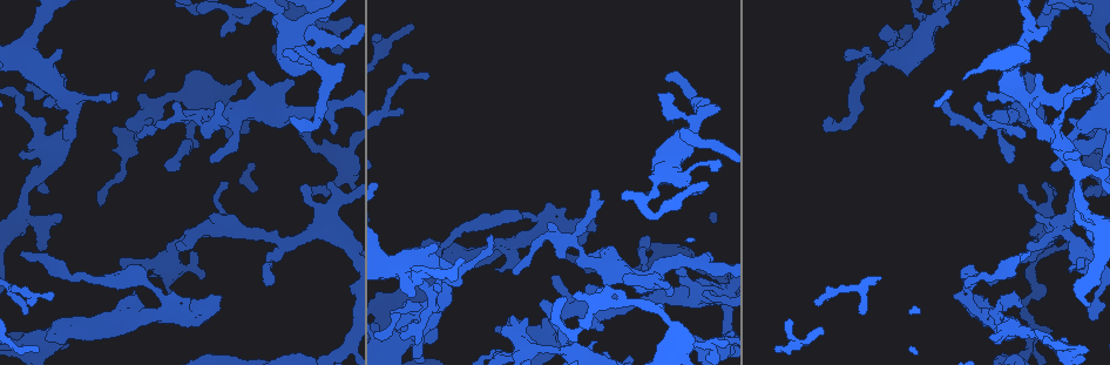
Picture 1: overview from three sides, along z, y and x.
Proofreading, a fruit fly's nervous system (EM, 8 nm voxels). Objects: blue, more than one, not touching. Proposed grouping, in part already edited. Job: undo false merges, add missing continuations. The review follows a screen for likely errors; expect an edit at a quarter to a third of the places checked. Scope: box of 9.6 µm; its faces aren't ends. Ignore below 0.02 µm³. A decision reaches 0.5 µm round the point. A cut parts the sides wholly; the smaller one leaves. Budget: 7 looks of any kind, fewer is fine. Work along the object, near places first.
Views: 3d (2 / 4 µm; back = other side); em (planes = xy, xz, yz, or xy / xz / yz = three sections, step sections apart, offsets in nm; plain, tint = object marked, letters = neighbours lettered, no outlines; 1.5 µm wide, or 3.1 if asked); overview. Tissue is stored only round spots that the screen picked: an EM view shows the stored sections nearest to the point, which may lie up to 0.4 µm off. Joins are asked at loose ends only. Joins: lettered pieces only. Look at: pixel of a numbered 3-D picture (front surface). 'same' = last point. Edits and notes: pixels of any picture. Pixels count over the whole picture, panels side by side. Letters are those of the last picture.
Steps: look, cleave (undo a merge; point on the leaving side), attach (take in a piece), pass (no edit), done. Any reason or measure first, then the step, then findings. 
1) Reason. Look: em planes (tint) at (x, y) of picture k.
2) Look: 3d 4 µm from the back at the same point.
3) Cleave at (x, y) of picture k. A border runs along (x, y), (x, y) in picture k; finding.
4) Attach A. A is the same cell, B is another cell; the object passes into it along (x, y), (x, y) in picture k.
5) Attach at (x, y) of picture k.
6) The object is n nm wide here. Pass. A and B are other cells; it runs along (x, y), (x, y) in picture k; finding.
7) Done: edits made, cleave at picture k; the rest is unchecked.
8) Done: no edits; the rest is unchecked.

An open end. Look: 3d 2 µm at (488, 242) of picture 1.

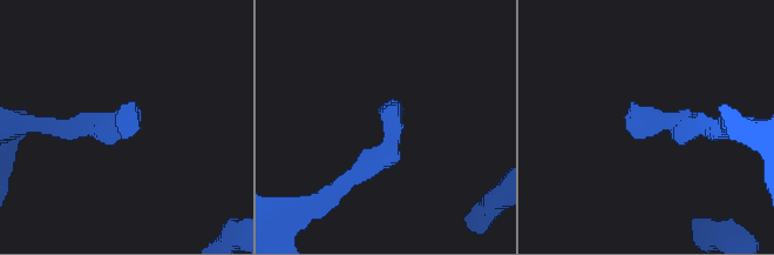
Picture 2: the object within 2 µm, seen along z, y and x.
Look: em planes (letters) at (123, 137) of picture 2.

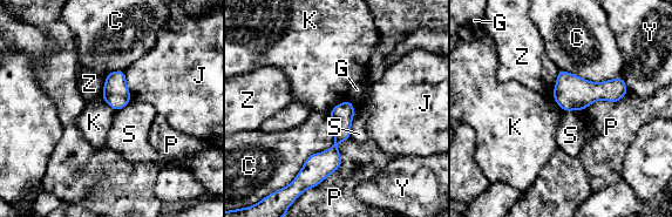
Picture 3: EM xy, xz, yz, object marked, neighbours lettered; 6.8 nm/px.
The object is 160 nm wide here. Pass. C, G, J, K, P, S, Y and Z are other cells; a border runs along (345, 100), (338, 103), (328, 114) in picture 3; none of them fits.

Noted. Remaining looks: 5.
An open end. Look: em planes (letters) at (51, 295) of picture 1.

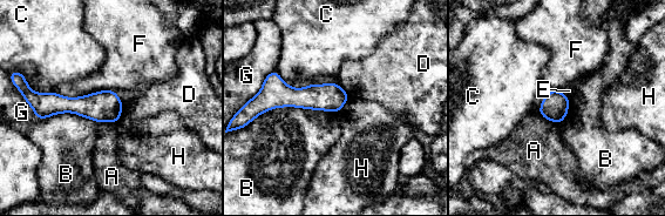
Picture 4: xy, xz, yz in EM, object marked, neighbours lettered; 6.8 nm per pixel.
Pass. A, B, C, D, E, F, G and H are other cells; no lettered piece goes on from it.

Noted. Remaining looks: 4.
Branch stops here. Look: 3d 4 µm at (553, 275) of picture 1.

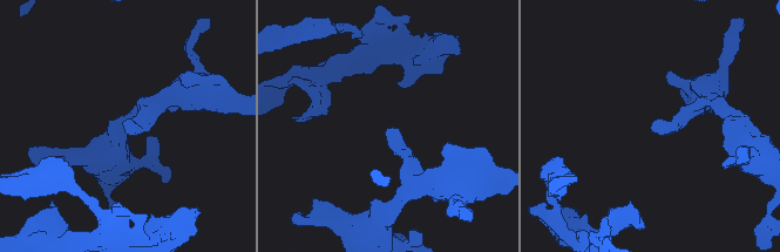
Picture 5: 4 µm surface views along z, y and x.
Shape alone is not enough. Look: em planes (letters) at (651, 130) of picture 5.

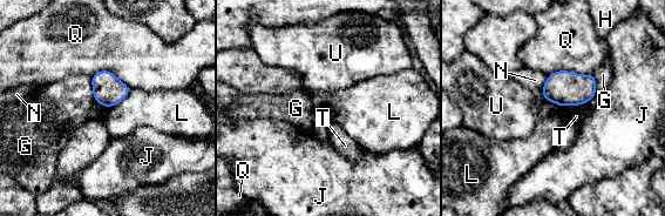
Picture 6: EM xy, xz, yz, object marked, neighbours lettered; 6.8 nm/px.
Pass. G, H, J, L, N, Q, T and U are other cells; no lettered piece goes on from it.

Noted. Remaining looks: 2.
Done: no edits; the rest is unchecked.

